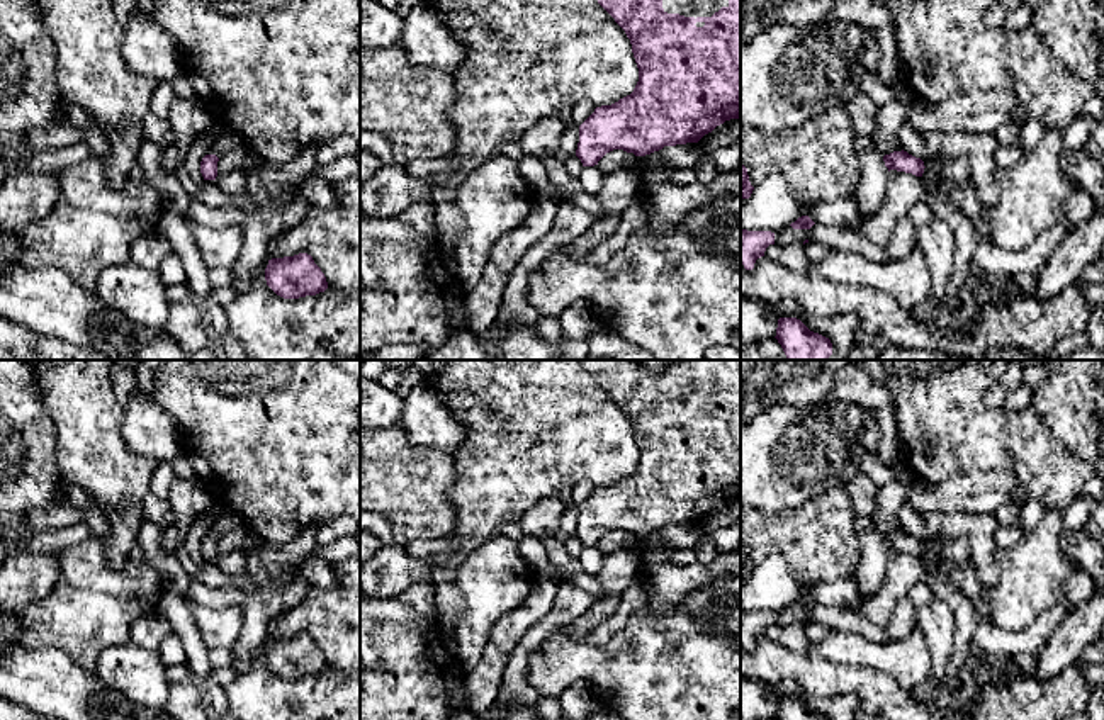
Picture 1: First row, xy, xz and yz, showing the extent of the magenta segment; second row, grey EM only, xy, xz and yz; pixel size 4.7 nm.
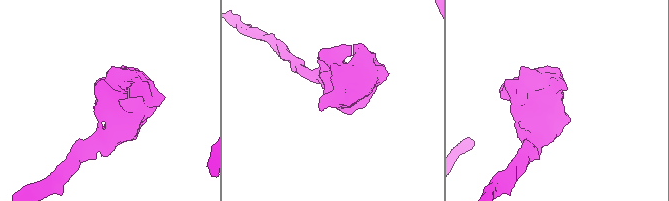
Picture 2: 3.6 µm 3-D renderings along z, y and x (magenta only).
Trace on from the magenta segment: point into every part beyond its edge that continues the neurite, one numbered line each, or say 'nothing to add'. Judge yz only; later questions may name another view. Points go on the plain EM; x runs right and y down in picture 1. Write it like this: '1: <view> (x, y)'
nothing to add

